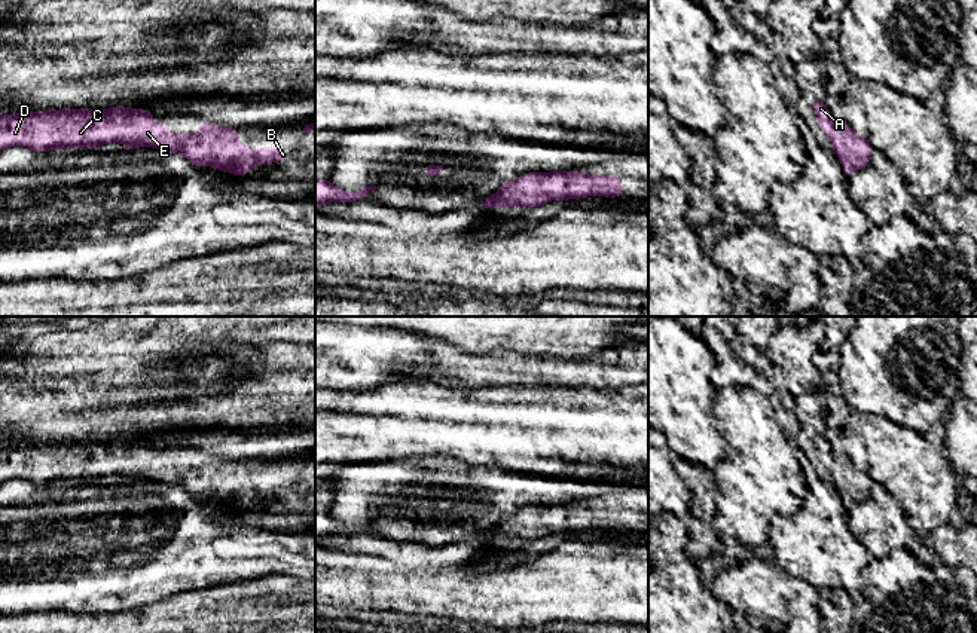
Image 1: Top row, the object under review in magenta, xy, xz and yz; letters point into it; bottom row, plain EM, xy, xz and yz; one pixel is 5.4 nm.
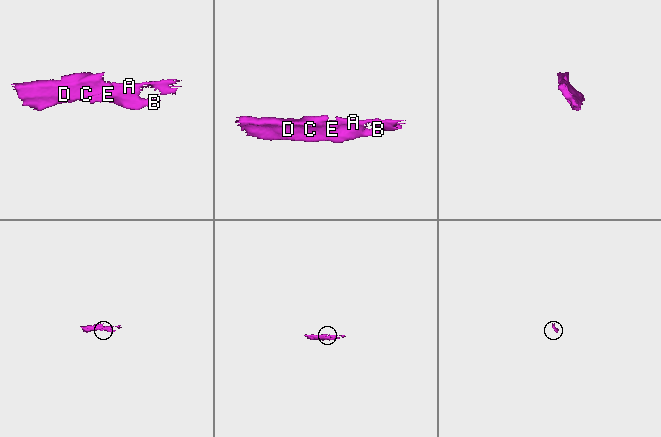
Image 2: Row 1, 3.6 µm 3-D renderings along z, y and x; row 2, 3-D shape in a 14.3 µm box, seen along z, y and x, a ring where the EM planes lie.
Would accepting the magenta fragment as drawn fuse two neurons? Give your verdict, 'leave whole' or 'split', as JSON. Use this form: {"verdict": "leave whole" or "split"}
{"verdict": "leave whole"}

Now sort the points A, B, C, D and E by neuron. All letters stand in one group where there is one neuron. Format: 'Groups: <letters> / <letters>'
Groups: A B C D E

